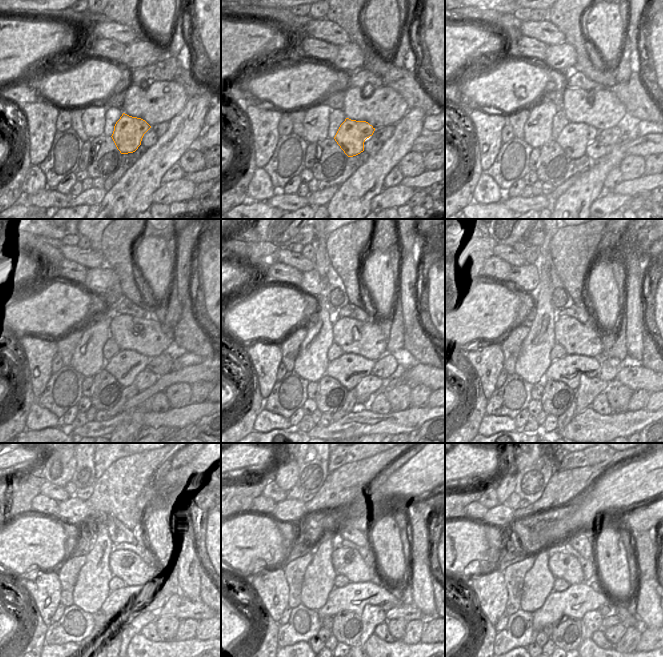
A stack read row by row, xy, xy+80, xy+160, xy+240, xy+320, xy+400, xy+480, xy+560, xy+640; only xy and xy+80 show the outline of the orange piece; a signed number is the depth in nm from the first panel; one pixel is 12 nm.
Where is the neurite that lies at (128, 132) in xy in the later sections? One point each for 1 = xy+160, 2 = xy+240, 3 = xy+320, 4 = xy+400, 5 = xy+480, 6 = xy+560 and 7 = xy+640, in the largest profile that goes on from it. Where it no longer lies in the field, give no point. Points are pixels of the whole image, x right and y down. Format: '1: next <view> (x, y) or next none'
1: next xy+160 (575, 137)
2: next xy+240 (124, 366)
3: next xy+320 (349, 368)
4: next xy+400 (569, 369)
5: next xy+480 (124, 598)
6: next xy+560 (350, 599)
7: next xy+640 (576, 600)

